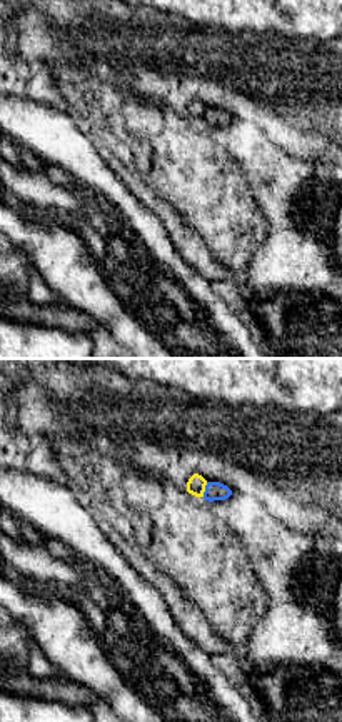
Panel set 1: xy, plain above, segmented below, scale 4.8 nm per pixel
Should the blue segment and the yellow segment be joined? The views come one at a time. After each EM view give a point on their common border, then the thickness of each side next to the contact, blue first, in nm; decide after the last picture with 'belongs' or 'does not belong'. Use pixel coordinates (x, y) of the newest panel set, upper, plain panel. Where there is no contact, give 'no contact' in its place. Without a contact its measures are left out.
(206, 115) | 100/90 nm

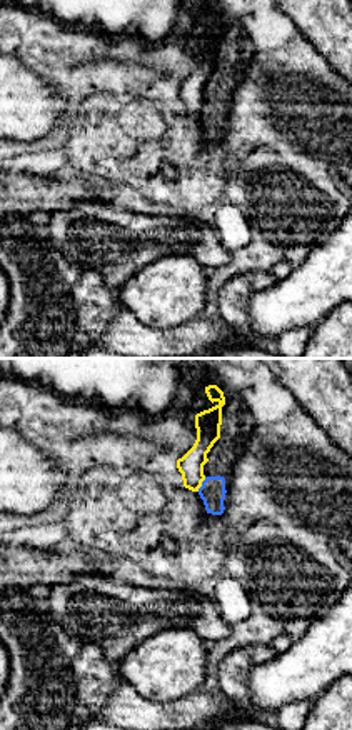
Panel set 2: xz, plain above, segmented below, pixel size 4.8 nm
(202, 110) | 120/120 nm

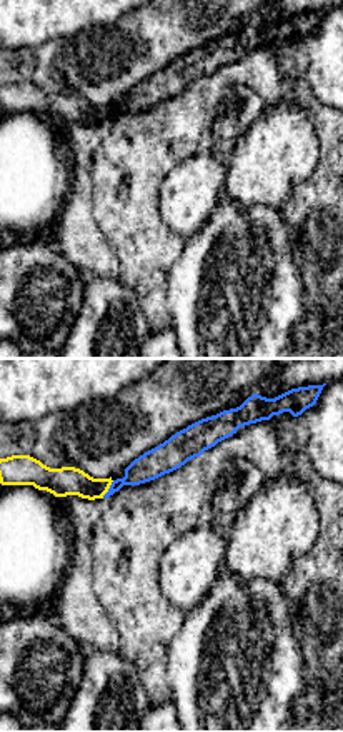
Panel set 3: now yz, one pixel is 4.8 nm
(109, 115) | 140/140 nm

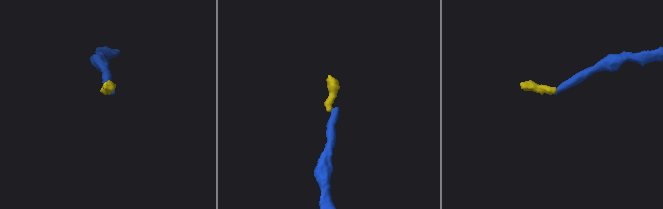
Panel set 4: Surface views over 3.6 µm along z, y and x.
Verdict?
does not belong

